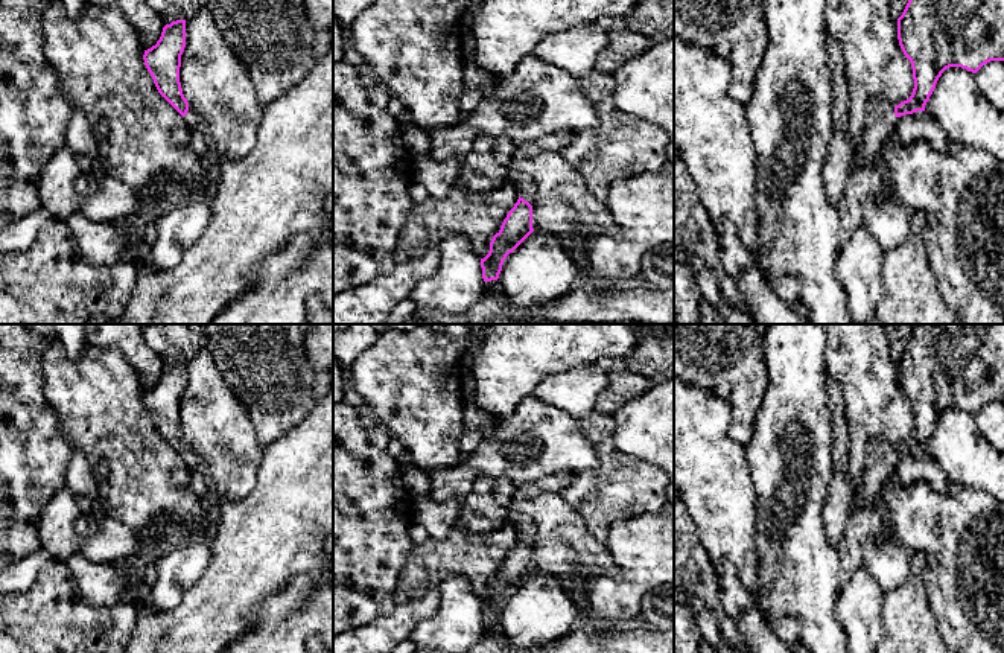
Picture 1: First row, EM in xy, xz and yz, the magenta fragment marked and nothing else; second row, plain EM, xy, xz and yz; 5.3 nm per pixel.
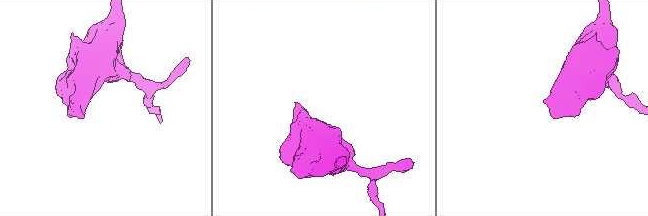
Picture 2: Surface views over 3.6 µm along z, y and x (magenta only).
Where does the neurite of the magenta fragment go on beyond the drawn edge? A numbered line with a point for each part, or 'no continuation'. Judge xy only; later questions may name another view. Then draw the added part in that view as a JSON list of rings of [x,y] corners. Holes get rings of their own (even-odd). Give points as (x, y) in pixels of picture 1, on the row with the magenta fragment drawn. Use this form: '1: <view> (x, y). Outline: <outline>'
1: xy (192, 119). Outline: [[[190,107],[184,119],[189,131],[204,129],[199,116]]]

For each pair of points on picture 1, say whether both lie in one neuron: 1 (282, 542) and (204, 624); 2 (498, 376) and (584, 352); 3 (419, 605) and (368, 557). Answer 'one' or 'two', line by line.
1: one
2: one
3: two

